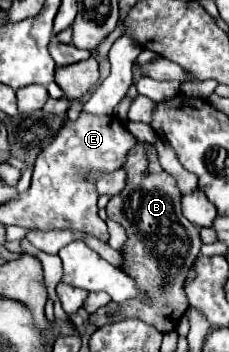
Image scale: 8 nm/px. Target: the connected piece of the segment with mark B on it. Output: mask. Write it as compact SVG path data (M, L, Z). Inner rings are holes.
M137 143L127 155L127 187L111 197L107 215L115 219L127 231L127 247L123 247L125 273L135 279L139 291L151 295L151 303L139 303L139 299L127 299L121 303L121 319L139 319L153 325L161 333L169 333L177 327L179 319L187 311L189 303L183 295L183 283L187 271L193 267L199 249L199 227L191 225L181 213L181 191L175 179L167 173L149 173L149 159L145 145Z

